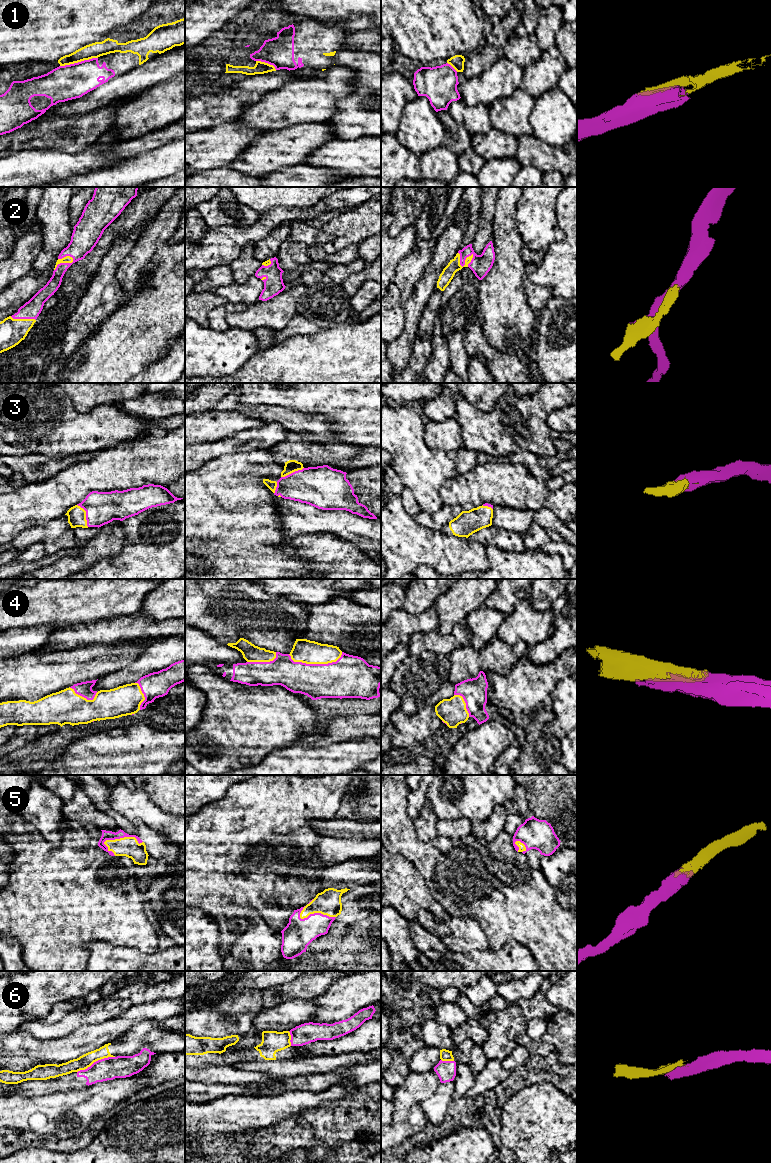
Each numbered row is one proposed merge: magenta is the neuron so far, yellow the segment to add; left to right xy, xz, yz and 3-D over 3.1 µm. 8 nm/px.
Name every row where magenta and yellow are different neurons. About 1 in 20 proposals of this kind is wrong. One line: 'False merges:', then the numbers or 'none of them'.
False merges: 6

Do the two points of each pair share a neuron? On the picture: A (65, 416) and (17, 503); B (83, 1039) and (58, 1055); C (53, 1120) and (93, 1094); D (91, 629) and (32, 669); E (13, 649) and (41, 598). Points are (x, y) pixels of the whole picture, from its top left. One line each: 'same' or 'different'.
A: different
B: same
C: same
D: different
E: different

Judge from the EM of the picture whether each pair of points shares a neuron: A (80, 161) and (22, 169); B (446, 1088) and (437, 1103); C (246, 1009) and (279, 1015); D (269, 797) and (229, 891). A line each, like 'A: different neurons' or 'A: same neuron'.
A: same neuron
B: same neuron
C: different neurons
D: same neuron

